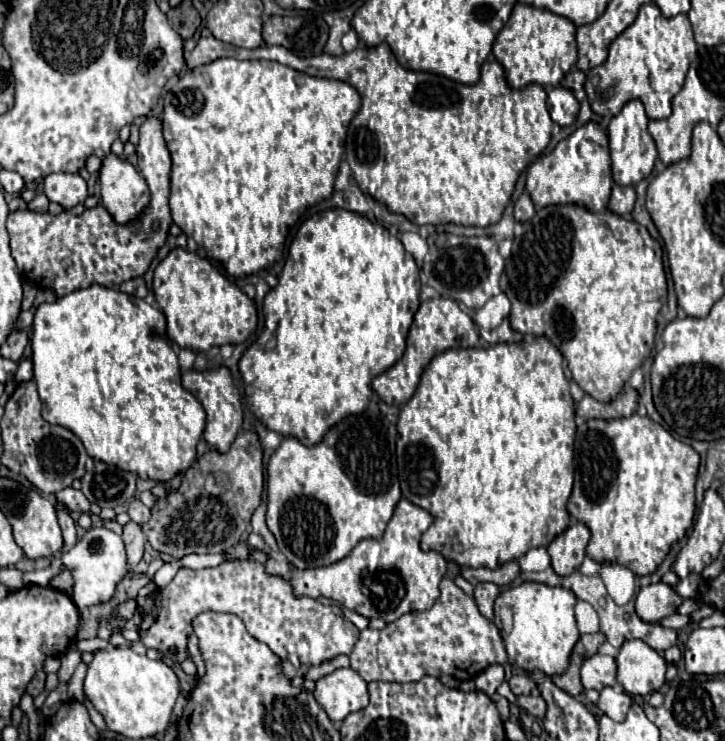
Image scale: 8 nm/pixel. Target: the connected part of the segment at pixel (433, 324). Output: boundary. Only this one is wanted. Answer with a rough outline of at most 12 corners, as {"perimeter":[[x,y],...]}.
{"perimeter":[[445,297],[413,317],[405,355],[373,379],[389,405],[407,403],[423,367],[453,347],[477,347],[469,313]]}

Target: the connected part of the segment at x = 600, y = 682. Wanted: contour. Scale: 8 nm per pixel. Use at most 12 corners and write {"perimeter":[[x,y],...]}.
{"perimeter":[[593,655],[581,667],[581,683],[601,691],[617,685],[609,655]]}

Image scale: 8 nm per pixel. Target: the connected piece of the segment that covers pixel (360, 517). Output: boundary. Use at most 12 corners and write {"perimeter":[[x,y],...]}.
{"perimeter":[[363,411],[267,465],[267,527],[297,569],[381,539],[397,429]]}

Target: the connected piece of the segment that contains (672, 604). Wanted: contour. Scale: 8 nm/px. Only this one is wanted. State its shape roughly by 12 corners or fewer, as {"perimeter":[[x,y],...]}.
{"perimeter":[[653,583],[635,599],[647,623],[669,617],[683,597],[665,583]]}

